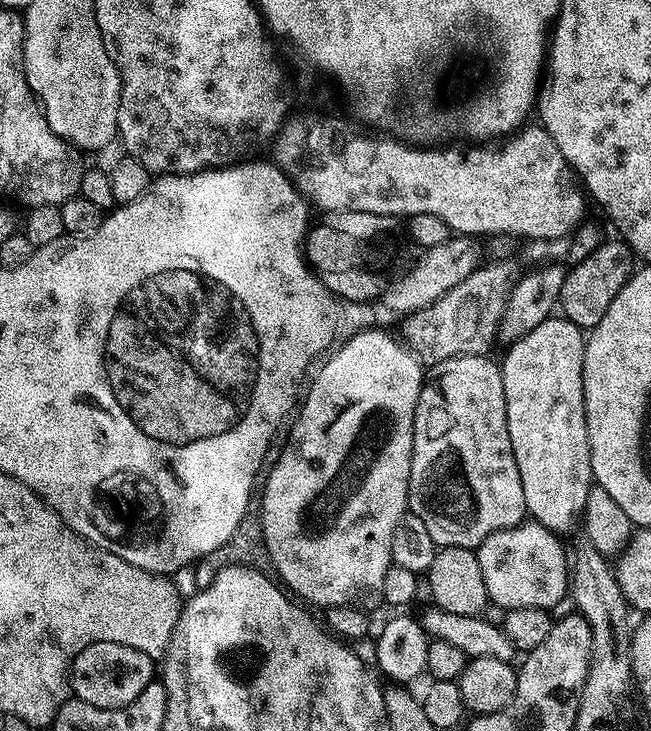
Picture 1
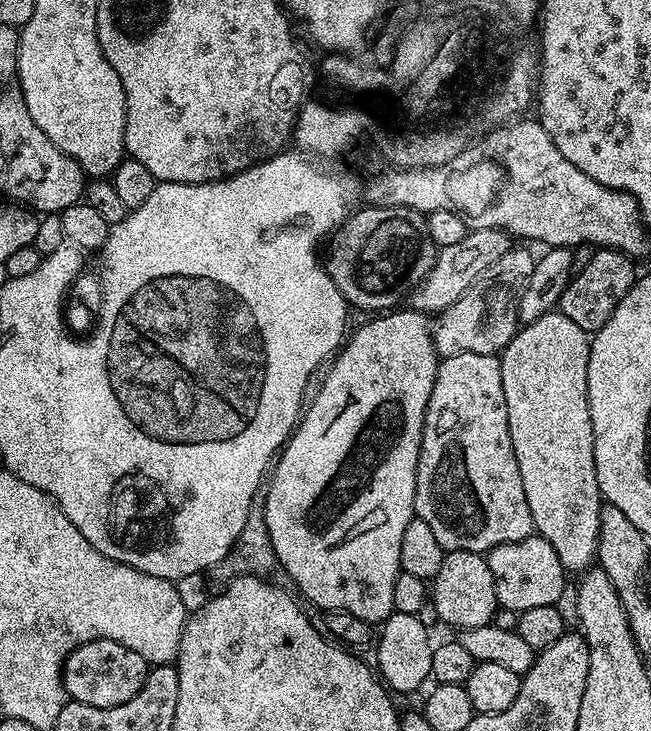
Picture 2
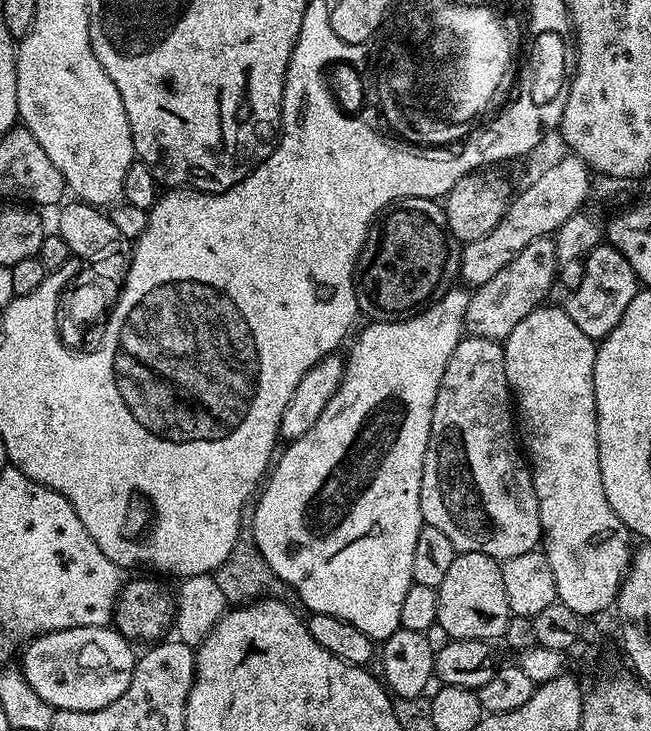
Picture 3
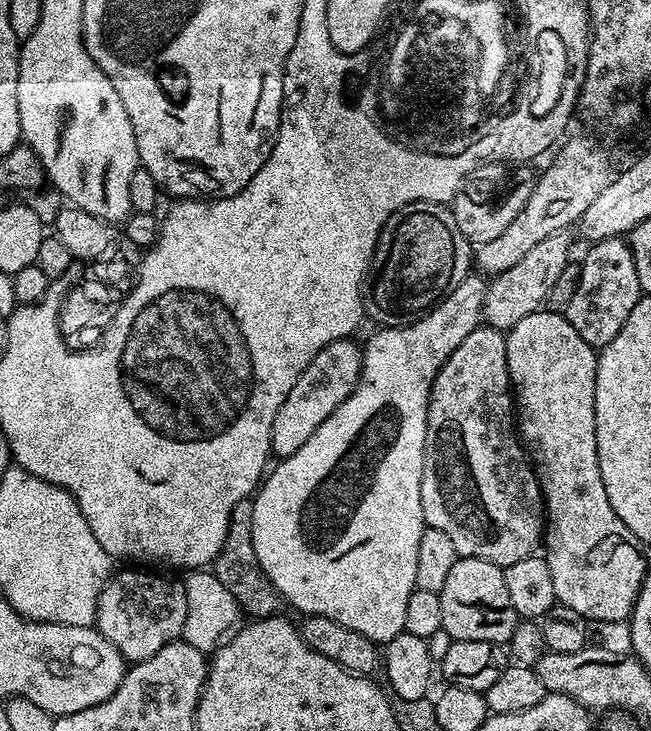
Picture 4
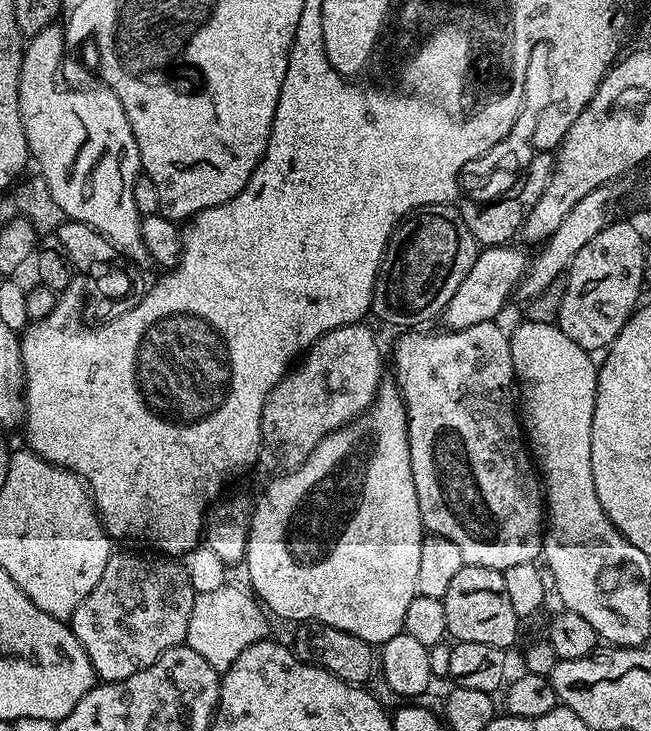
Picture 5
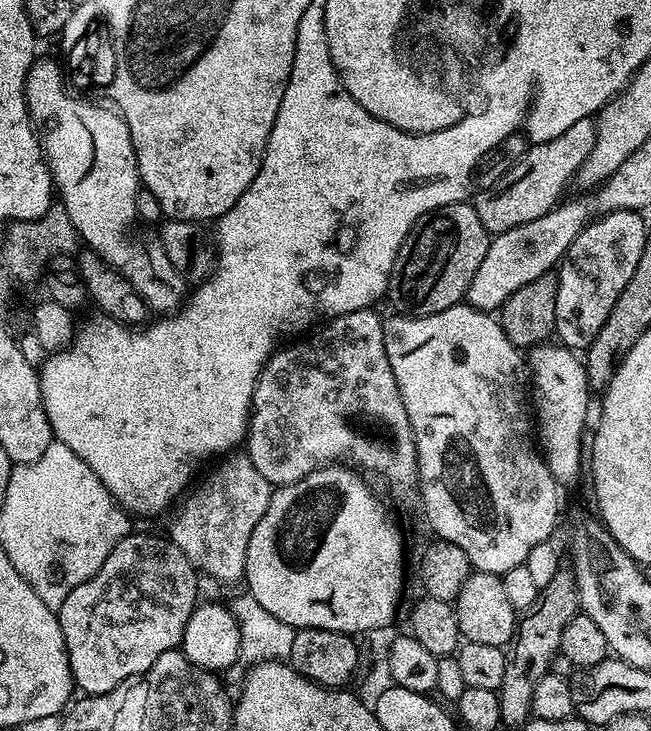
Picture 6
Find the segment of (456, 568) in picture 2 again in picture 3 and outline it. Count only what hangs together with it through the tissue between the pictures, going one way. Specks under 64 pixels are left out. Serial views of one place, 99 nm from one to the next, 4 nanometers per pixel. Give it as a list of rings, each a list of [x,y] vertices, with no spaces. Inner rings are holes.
[[[462,552],[450,562],[450,571],[442,578],[442,586],[436,589],[438,594],[438,614],[436,624],[445,632],[445,637],[454,640],[483,640],[496,642],[496,639],[508,628],[512,611],[506,598],[506,586],[502,582],[502,564],[492,556],[481,552]]]

